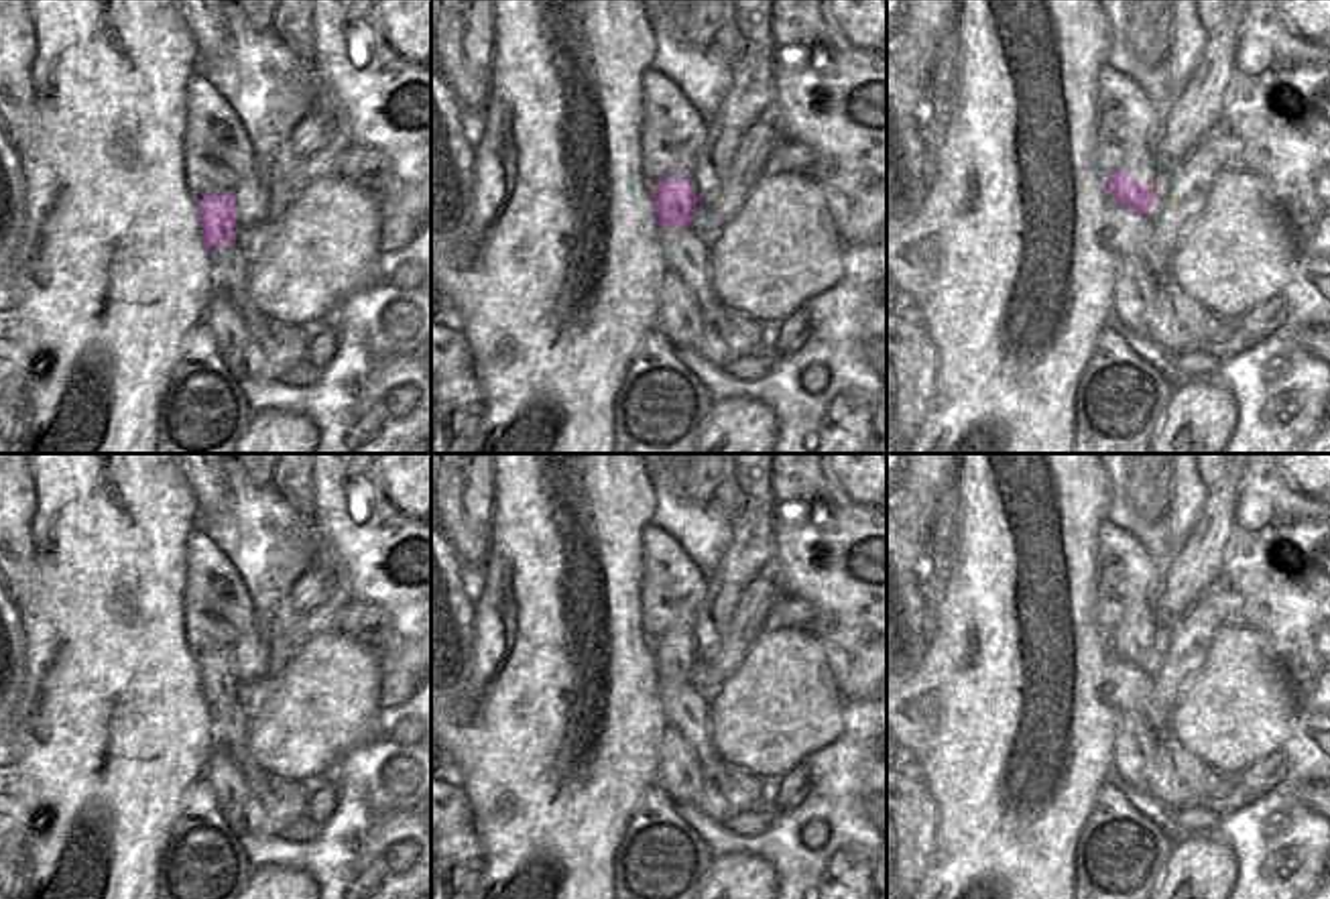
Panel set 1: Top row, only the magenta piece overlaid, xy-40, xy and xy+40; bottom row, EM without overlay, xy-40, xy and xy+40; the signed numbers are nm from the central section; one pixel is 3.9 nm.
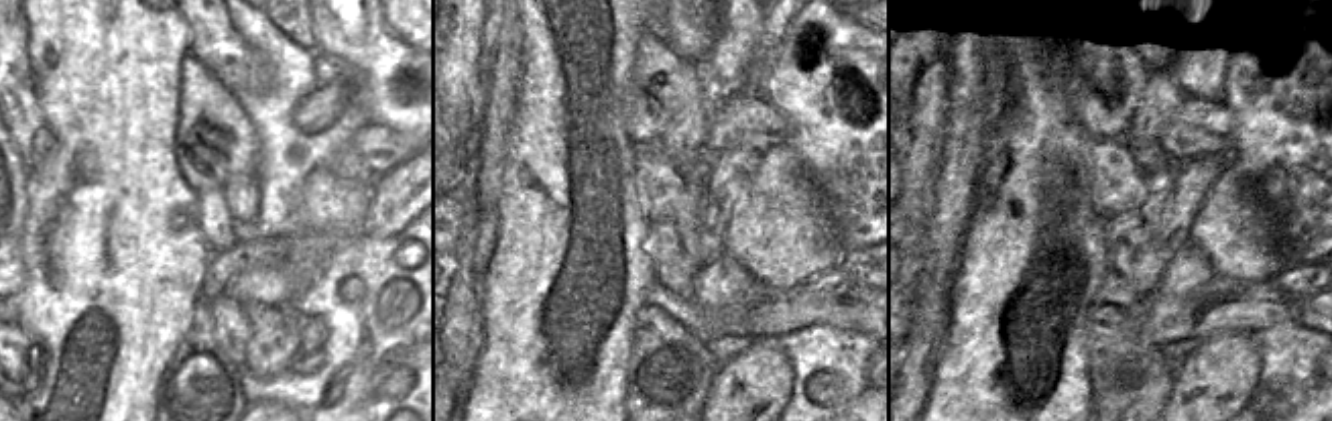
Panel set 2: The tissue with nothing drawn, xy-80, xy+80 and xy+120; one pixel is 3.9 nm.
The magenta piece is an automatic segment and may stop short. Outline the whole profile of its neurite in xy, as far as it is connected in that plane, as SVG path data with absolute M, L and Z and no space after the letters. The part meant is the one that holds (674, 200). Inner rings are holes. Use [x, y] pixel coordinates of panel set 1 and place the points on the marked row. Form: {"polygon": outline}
{"polygon": "M667 175L653 187L653 209L663 228L689 228L689 214L698 205L693 183Z"}

